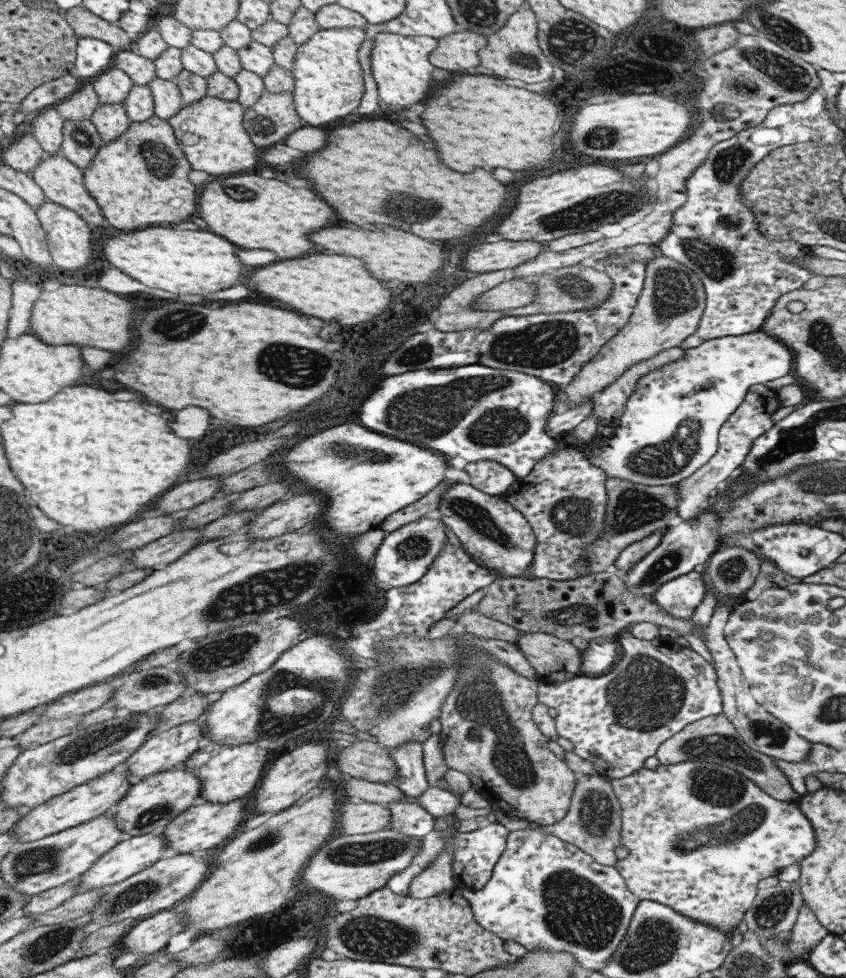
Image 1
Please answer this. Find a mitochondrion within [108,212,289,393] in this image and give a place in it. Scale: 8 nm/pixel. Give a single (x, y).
(175, 323)

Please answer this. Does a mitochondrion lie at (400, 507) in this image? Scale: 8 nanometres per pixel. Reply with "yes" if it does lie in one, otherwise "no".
no

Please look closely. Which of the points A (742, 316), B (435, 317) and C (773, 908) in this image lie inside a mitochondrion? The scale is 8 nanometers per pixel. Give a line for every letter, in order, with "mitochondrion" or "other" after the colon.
A: other
B: other
C: mitochondrion

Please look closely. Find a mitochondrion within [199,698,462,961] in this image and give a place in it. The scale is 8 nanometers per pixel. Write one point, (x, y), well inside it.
(357, 853)

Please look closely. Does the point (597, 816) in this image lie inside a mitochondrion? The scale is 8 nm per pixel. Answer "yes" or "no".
yes

